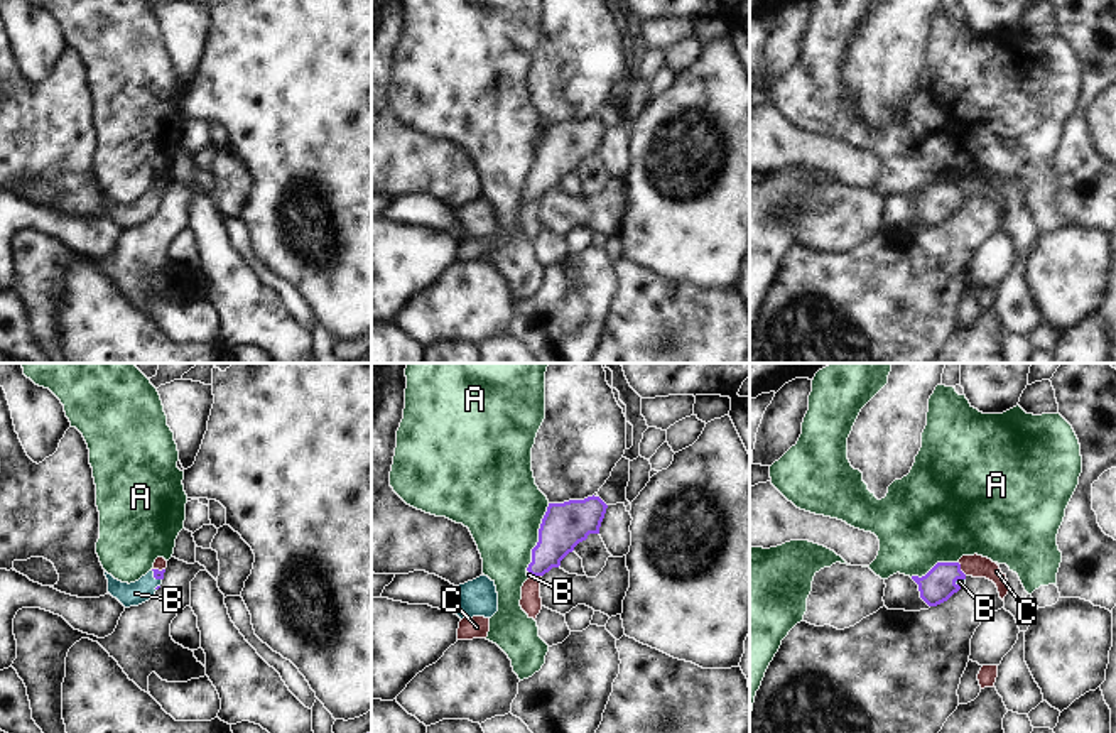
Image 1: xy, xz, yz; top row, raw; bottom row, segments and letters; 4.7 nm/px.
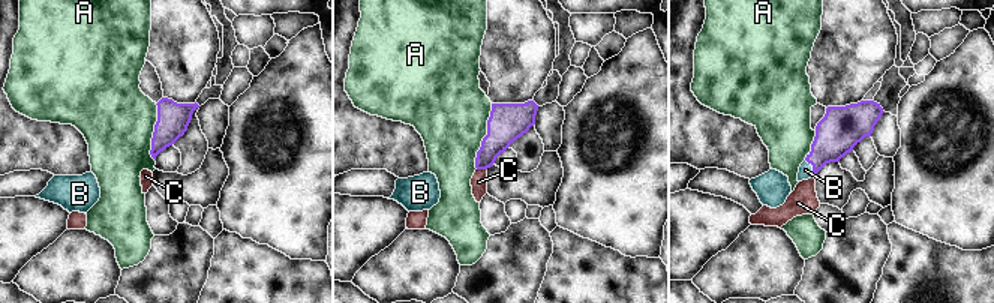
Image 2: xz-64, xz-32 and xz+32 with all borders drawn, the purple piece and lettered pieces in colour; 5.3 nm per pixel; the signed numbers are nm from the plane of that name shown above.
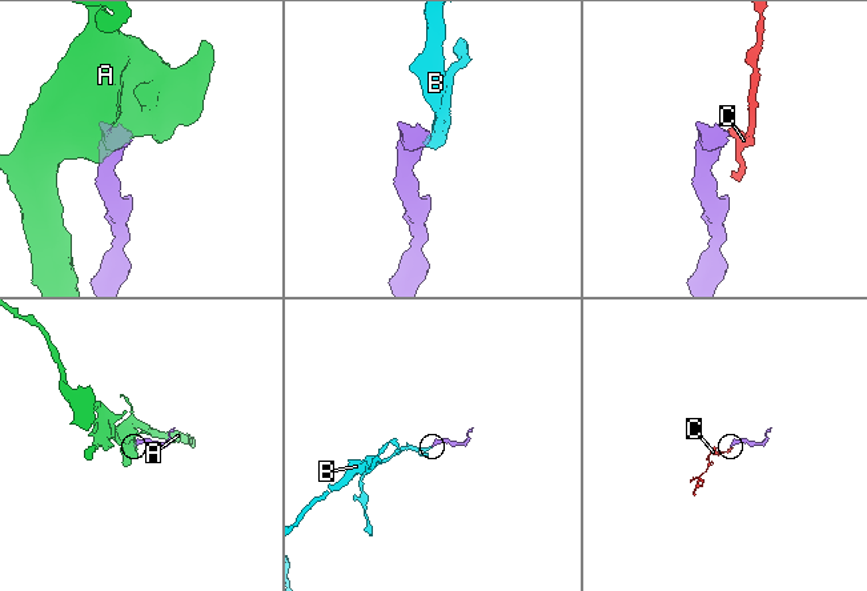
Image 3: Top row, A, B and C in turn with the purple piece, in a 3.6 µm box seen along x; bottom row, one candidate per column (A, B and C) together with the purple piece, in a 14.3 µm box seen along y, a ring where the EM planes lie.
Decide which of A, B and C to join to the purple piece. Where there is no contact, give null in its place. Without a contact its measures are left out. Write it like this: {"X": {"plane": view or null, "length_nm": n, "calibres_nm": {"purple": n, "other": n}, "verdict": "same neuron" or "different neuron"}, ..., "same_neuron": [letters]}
{"A": {"plane": "xz", "length_nm": 340, "calibres_nm": {"purple": 220, "other": 380}, "verdict": "different neuron"}, "B": {"plane": "yz", "length_nm": 60, "calibres_nm": {"purple": 160, "other": 30}, "verdict": "same neuron"}, "C": {"plane": "yz", "length_nm": 80, "calibres_nm": {"purple": 160, "other": 110}, "verdict": "different neuron"}, "same_neuron": ["B"]}

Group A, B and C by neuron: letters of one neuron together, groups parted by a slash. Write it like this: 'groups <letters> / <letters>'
groups A / B / C

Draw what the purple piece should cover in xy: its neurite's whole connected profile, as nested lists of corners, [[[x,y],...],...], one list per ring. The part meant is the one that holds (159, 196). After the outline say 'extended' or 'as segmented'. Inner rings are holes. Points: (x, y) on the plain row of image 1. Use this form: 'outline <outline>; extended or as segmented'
outline [[[152,191],[135,204],[122,204],[105,193],[108,201],[108,214],[125,230],[138,228],[149,223],[160,209],[165,191]]]; extended

